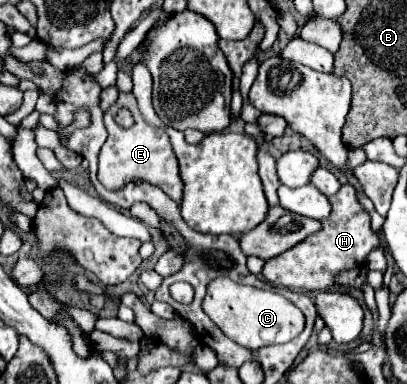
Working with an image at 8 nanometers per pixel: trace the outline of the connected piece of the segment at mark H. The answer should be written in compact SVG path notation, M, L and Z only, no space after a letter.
M344 184L338 194L330 198L332 214L322 220L322 230L308 236L304 242L296 244L288 252L268 260L262 268L262 276L272 286L284 286L290 290L304 292L320 292L330 290L334 286L334 276L340 270L362 268L366 264L366 256L370 250L380 246L378 234L370 226L370 216L358 202L356 190L350 184Z

